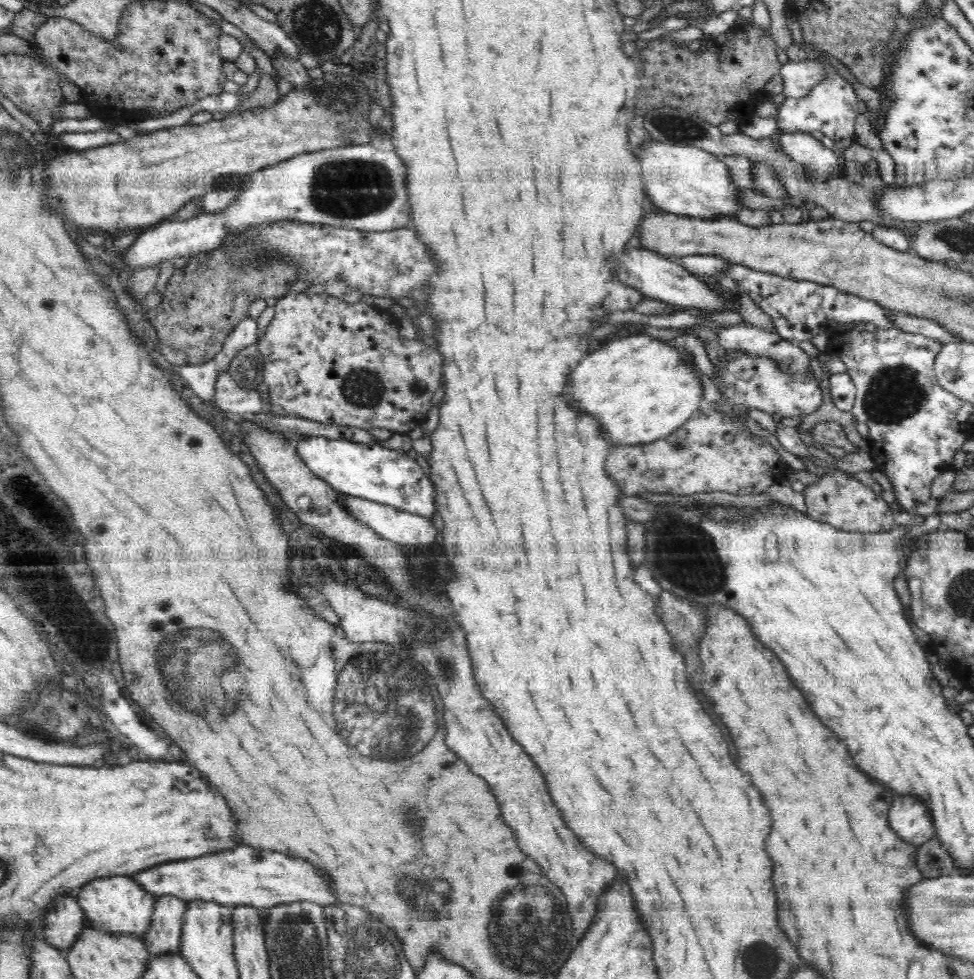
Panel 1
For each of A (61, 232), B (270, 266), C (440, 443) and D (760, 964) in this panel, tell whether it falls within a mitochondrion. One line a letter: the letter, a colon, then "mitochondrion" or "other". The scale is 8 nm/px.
A: other
B: mitochondrion
C: other
D: mitochondrion

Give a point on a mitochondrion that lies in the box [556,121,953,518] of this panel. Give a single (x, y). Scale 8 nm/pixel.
(895, 393)

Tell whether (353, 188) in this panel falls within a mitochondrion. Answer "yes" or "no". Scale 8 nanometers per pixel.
yes

